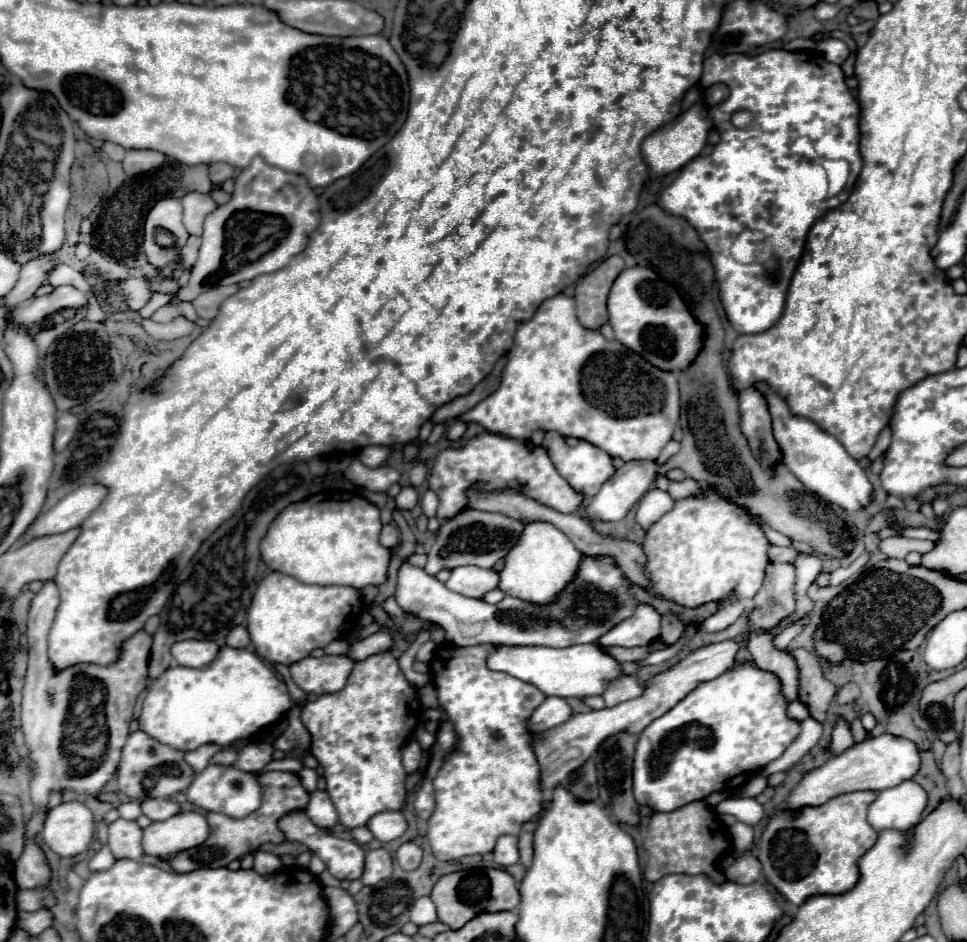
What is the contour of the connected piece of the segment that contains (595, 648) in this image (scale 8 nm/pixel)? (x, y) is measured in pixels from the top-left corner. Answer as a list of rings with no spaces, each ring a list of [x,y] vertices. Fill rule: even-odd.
[[[597,643],[589,645],[571,645],[565,649],[551,649],[551,647],[509,647],[509,645],[497,645],[497,649],[487,659],[489,669],[493,671],[505,671],[525,683],[535,685],[545,695],[555,697],[591,697],[601,695],[607,685],[613,679],[619,679],[623,675],[621,663],[607,655]]]

